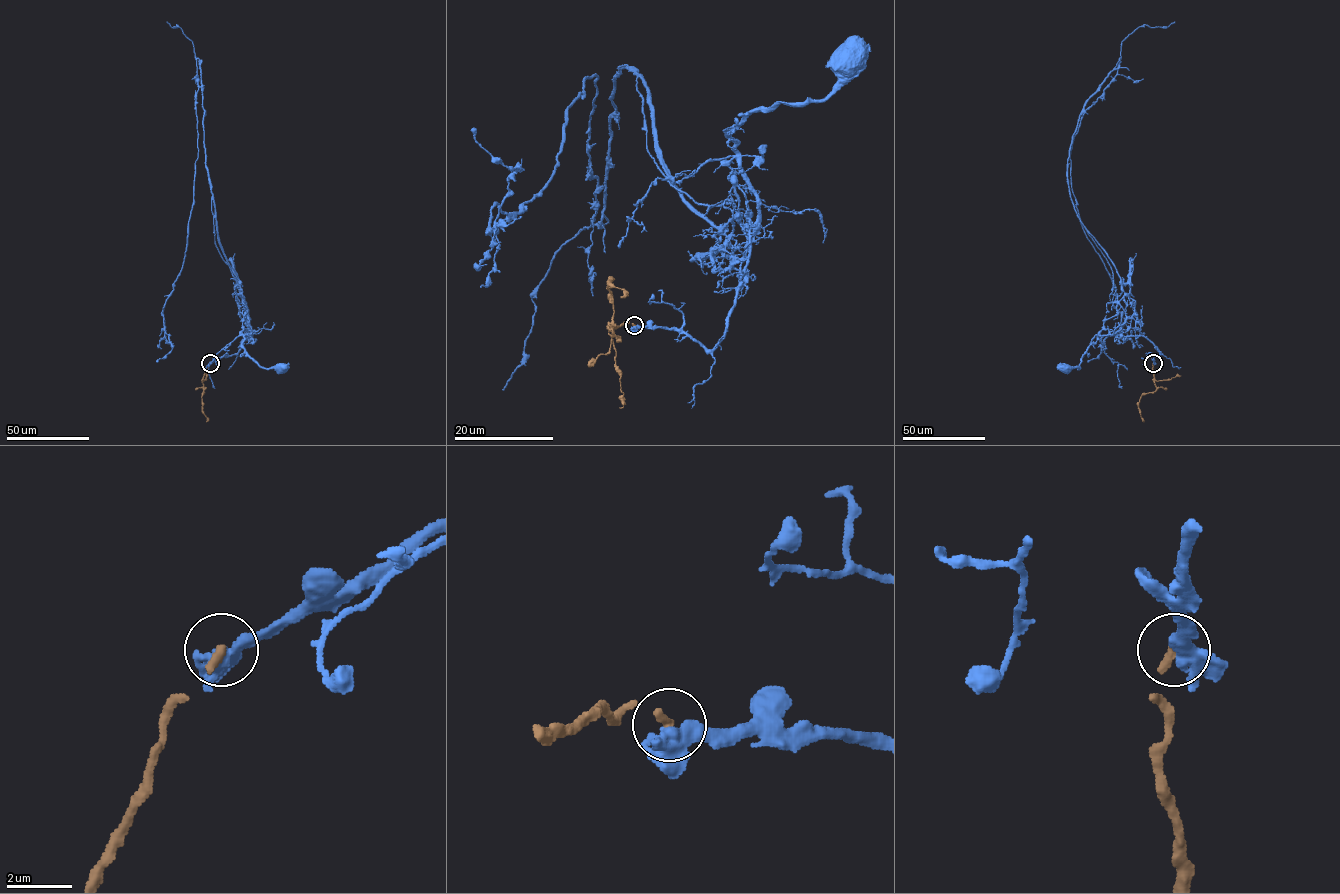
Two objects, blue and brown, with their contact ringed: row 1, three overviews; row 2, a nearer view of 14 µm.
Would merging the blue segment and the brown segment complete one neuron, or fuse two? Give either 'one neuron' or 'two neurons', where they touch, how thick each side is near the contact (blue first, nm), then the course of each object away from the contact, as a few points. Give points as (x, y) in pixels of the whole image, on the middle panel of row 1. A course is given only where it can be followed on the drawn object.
two neurons; at (634, 325); 480 nm thick on the blue side, 280 nm on the other; blue runs (634, 326), (681, 330), (707, 349), (721, 340), (757, 212), (730, 135), (752, 112), (822, 101), (849, 56); brown runs (634, 325), (624, 324), (609, 329), (613, 334), (613, 296), (606, 288), (609, 280), (624, 291), (620, 298)

